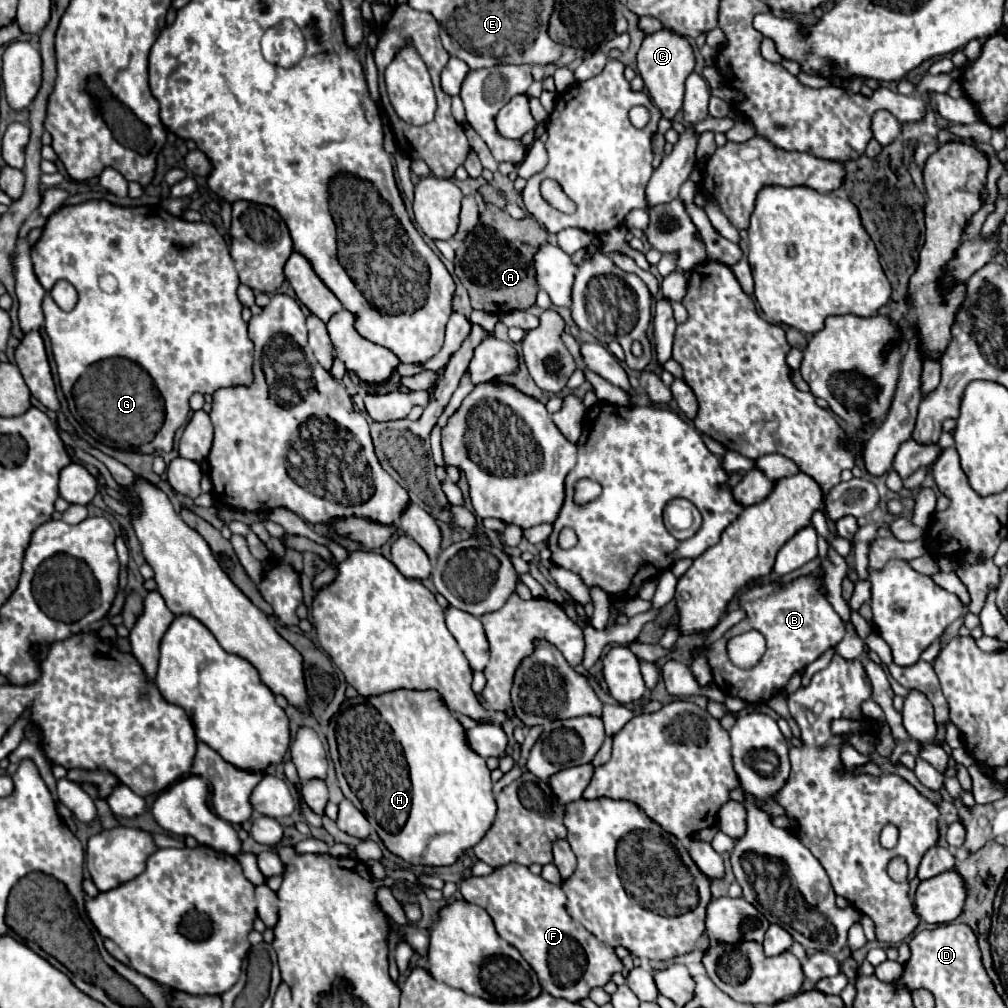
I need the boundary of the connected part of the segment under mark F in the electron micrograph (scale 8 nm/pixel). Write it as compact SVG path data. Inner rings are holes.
M505 864L491 876L467 878L461 884L467 902L481 906L493 918L499 936L515 946L527 964L535 970L543 992L581 1002L597 986L605 986L613 974L623 970L621 958L613 946L605 946L587 928L575 922L567 912L567 898L561 886L531 874L527 866Z

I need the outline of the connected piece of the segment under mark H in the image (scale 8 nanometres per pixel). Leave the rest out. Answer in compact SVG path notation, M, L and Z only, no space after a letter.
M395 690L395 692L387 692L387 694L381 694L381 696L373 696L373 698L367 698L365 702L357 704L357 697L350 700L345 700L341 705L341 714L337 718L337 742L339 742L339 754L341 758L349 758L349 764L353 768L353 776L359 780L359 790L357 790L357 796L363 804L363 812L367 814L369 822L373 826L379 826L381 834L381 842L383 846L399 856L401 860L405 860L407 864L423 864L423 866L451 866L457 862L457 858L461 854L465 854L469 848L473 848L483 836L485 832L491 828L493 820L495 820L497 812L497 804L491 792L493 788L493 782L489 778L489 768L485 764L485 760L471 752L471 748L467 748L465 744L465 730L463 726L457 722L457 718L447 710L447 706L443 704L443 700L439 700L439 694L437 692L417 692L417 690Z

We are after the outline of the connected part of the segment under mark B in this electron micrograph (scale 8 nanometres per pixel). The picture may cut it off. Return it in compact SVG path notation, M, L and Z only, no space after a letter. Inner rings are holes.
M815 574L801 576L787 584L771 582L755 586L741 596L741 608L745 608L747 616L739 624L735 624L721 640L703 650L709 658L713 682L717 684L717 688L727 696L739 696L749 704L763 704L777 696L795 672L815 662L827 648L833 648L845 636L845 626L839 616L835 616L831 604L823 600ZM749 630L757 630L765 636L767 650L753 668L743 670L727 658L727 642L733 636Z

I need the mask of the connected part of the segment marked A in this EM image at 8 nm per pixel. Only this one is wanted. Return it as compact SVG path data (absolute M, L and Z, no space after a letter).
M487 204L481 212L479 226L463 240L455 256L455 274L469 290L471 306L497 316L501 316L501 312L507 314L511 310L531 308L539 292L533 256L547 242L547 238L549 232L531 216L515 220L505 210Z

